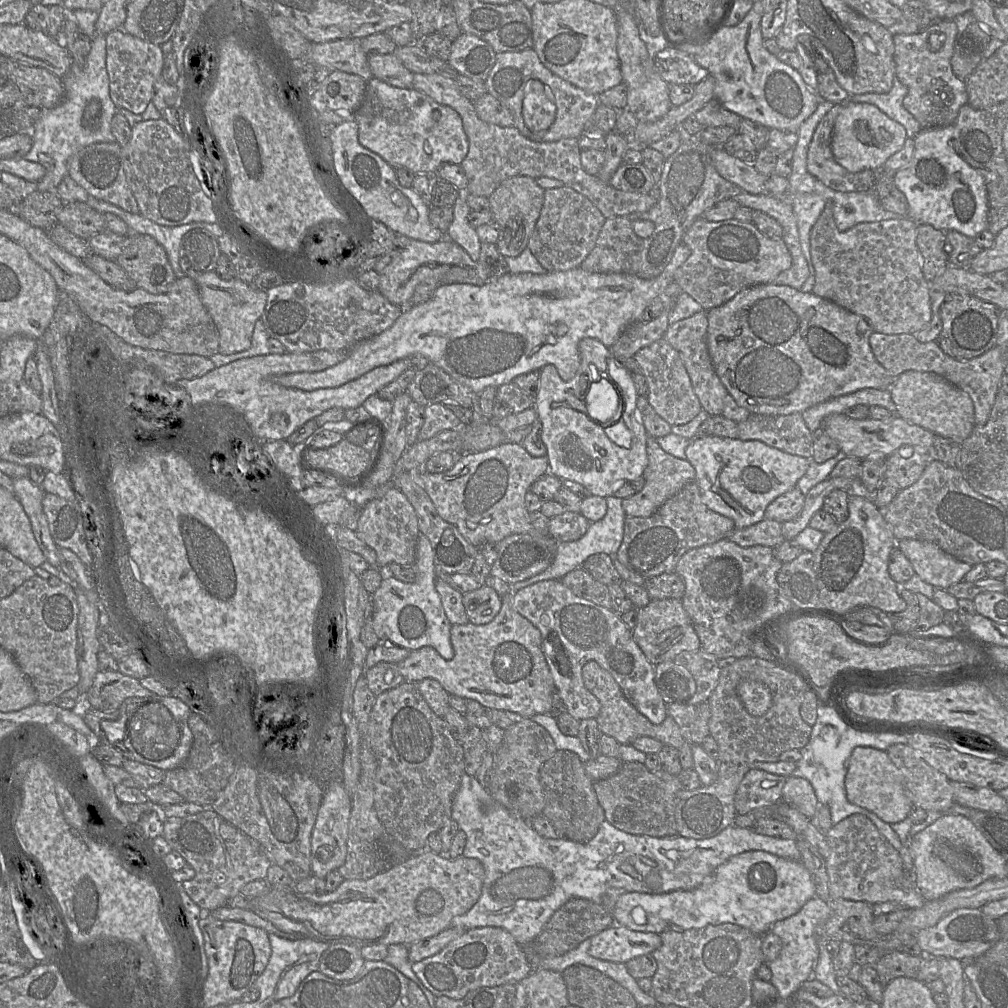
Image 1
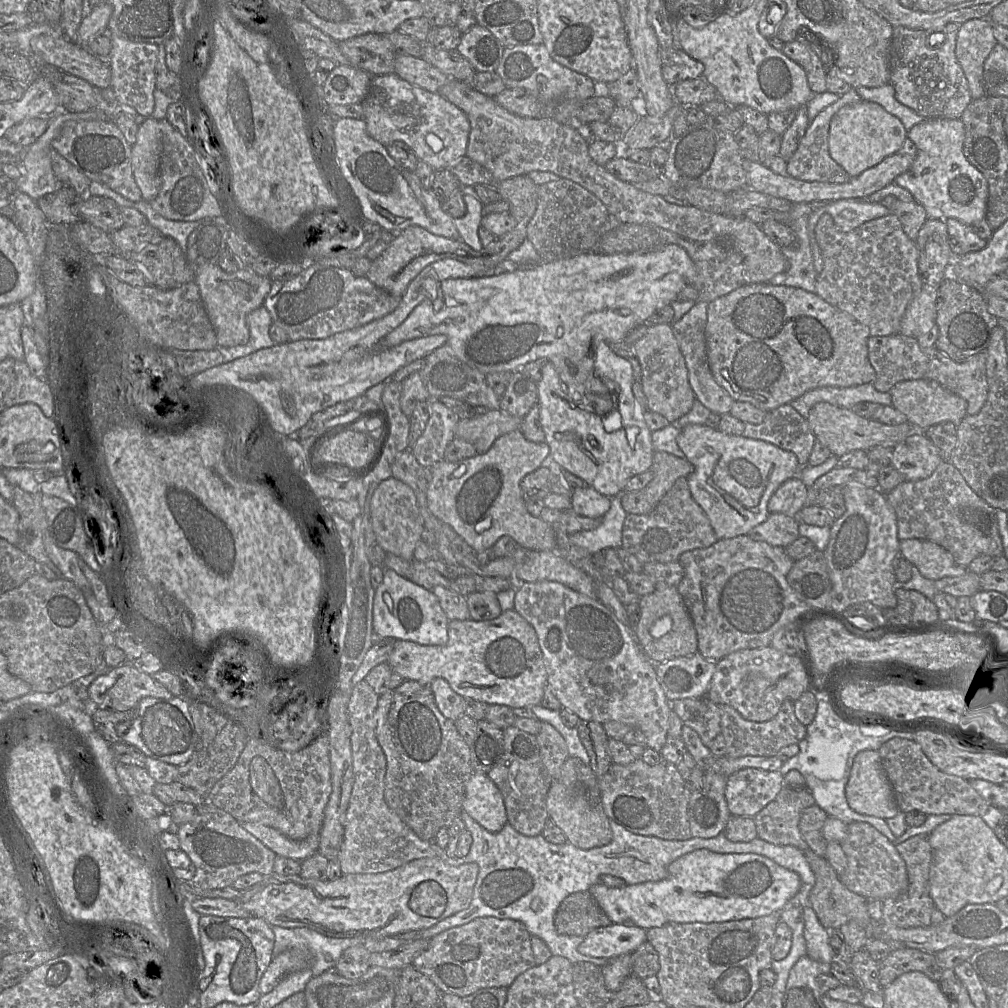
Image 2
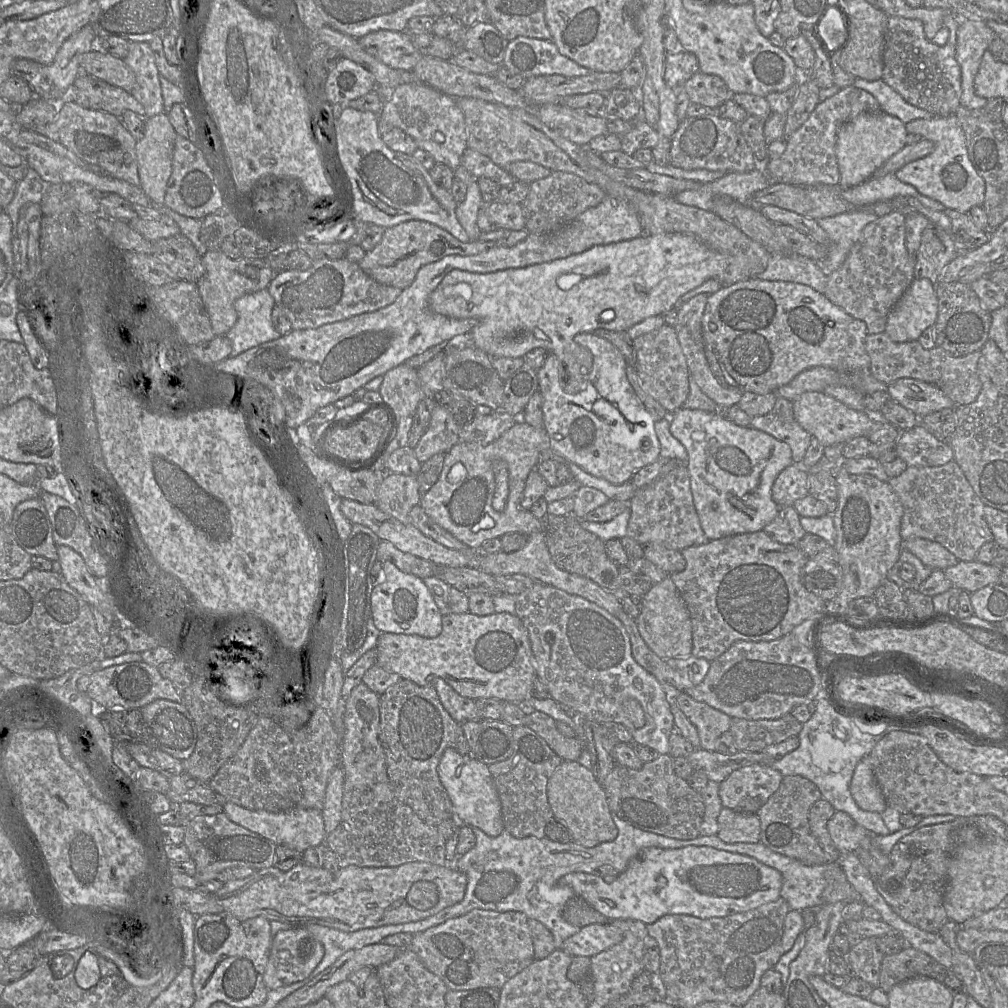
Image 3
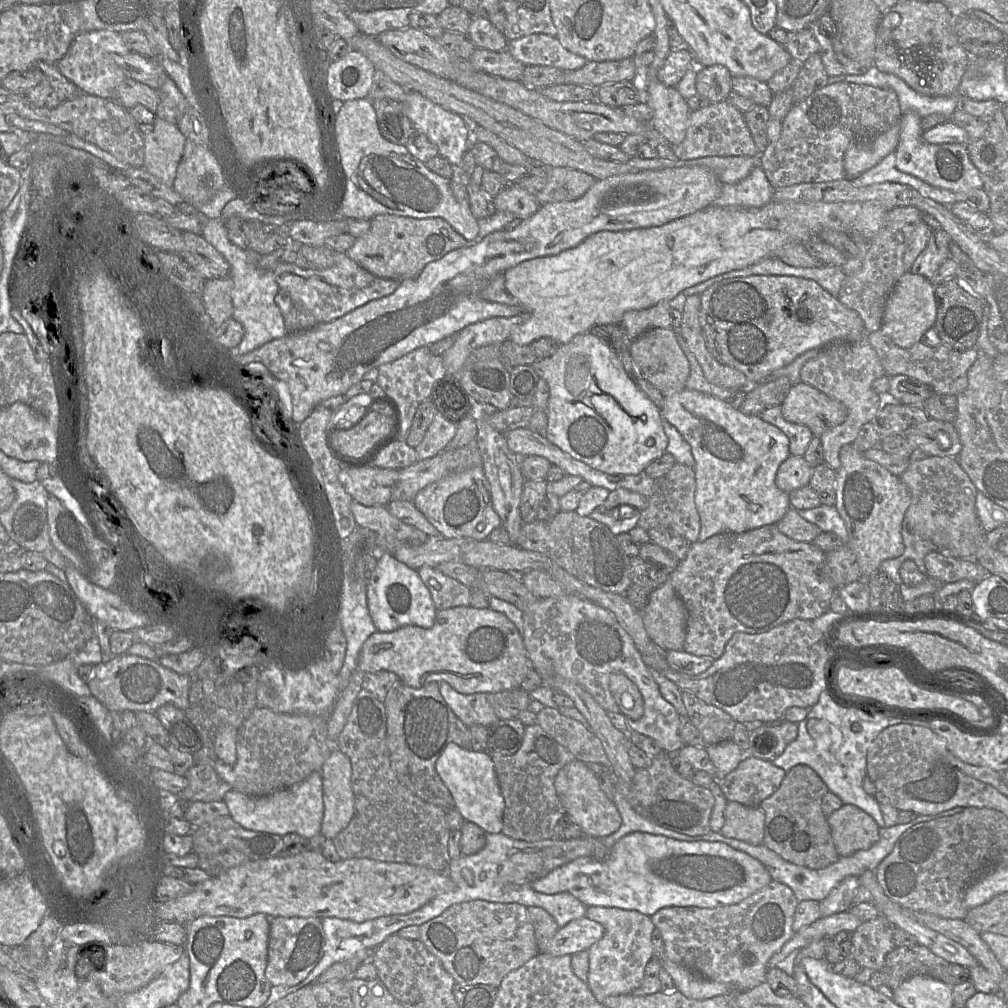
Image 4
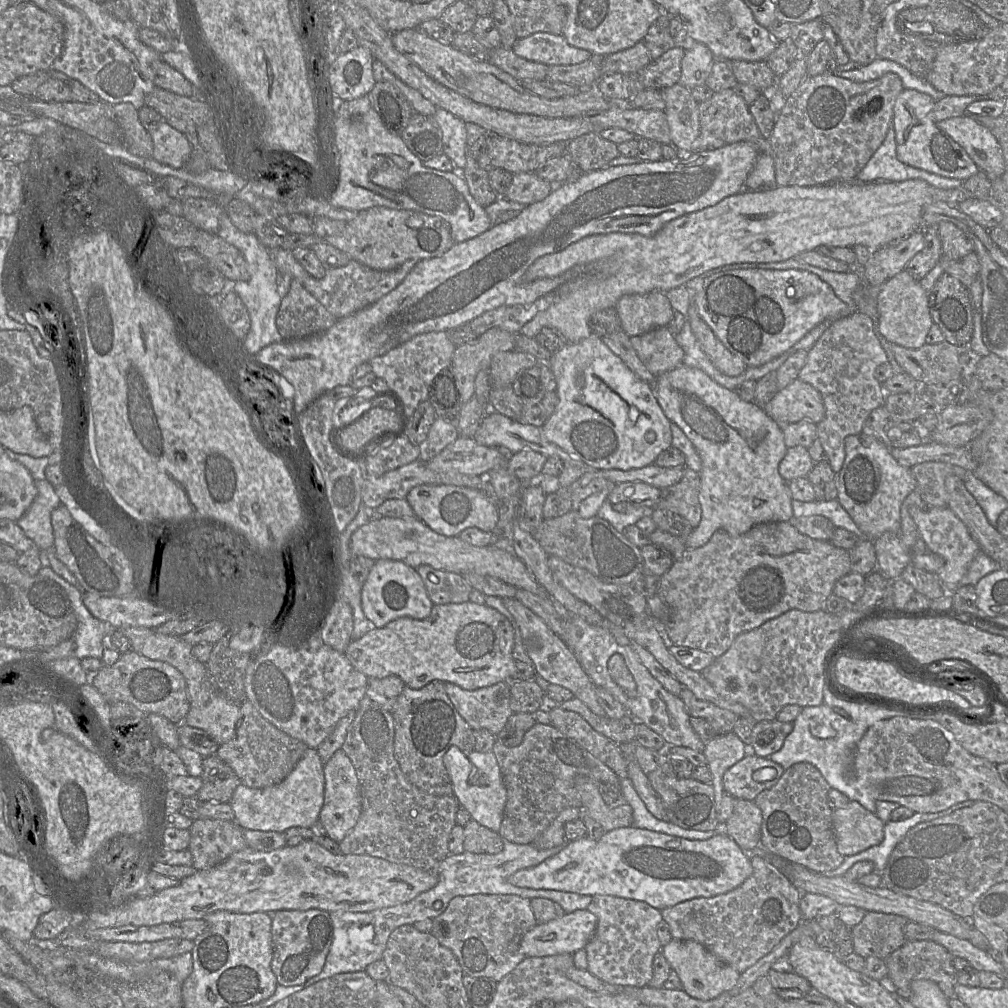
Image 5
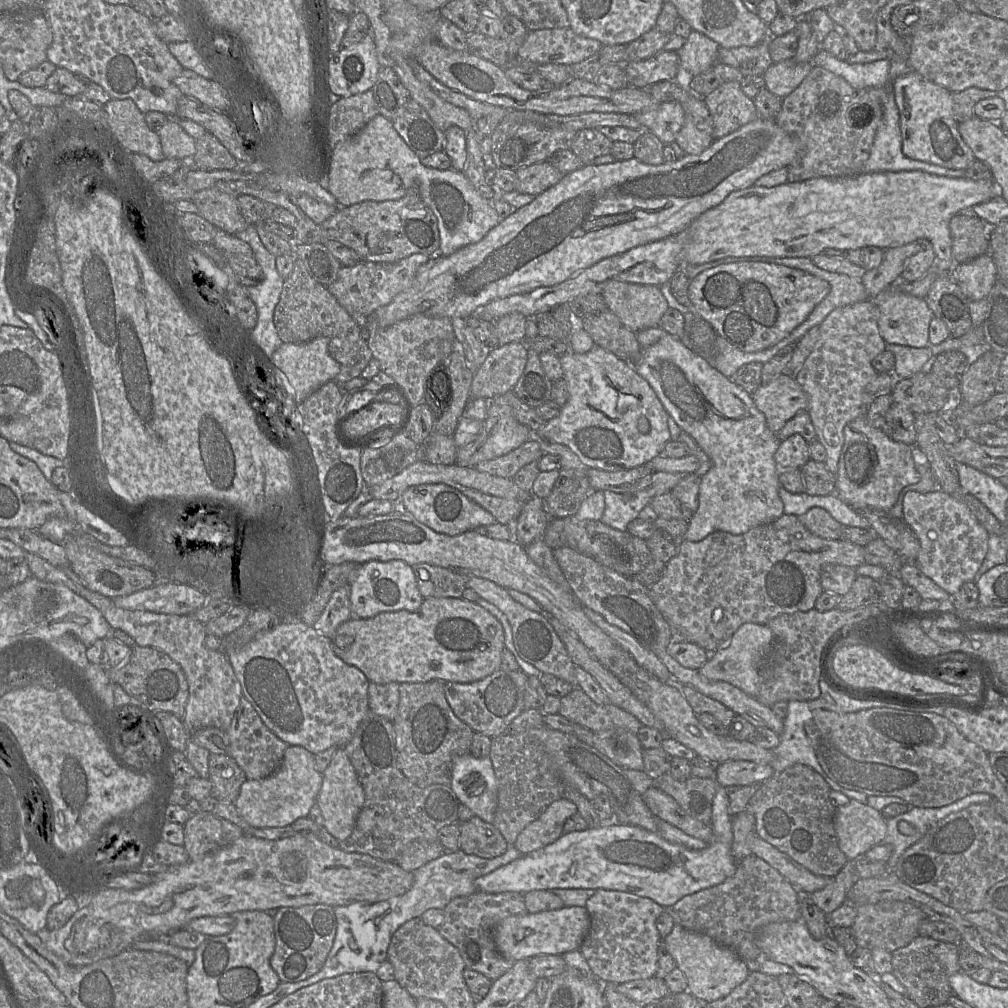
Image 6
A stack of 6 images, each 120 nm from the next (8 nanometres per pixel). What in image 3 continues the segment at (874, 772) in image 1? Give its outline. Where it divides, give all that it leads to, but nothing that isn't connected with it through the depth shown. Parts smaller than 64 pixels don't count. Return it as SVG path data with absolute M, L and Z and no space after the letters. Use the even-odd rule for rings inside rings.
M863 757L854 770L850 792L856 804L865 811L882 813L888 806L872 769L871 757Z

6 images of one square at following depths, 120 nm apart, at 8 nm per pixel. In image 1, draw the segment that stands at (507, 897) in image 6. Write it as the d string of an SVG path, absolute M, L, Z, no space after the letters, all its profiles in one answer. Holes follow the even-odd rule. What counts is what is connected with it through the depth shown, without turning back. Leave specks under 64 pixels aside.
M491 926L464 930L435 955L412 963L412 970L436 997L456 1000L480 987L517 984L533 971L522 946L514 937L503 928Z

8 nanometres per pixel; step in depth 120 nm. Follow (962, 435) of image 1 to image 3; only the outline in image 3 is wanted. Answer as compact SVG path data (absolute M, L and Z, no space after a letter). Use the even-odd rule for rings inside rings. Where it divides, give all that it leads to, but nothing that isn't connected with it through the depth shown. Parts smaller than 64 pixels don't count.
M899 379L887 385L887 393L891 401L910 410L920 419L928 414L956 407L939 388L916 379Z

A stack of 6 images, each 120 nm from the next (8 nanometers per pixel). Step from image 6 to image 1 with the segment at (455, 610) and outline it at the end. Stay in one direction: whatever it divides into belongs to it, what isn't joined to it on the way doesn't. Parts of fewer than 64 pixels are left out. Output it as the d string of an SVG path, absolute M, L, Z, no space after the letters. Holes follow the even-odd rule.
M512 588L511 592L501 597L501 609L491 622L483 625L468 622L451 626L450 641L454 651L451 660L445 660L430 646L411 651L405 660L396 664L404 682L418 683L423 679L435 679L449 695L475 700L490 709L515 712L523 718L549 714L555 686L542 650L541 633L513 608L514 592Z

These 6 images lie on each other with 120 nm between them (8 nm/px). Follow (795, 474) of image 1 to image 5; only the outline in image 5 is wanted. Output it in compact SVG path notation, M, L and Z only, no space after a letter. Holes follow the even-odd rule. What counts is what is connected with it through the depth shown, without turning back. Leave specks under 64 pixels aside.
M684 363L656 377L652 387L665 416L684 432L702 462L698 495L701 519L685 540L686 548L706 544L717 530L724 530L737 537L755 525L786 522L793 516L791 491L788 482L781 477L778 470L787 451L783 432L761 407L754 402L743 401L736 391L719 385L702 370L688 367Z

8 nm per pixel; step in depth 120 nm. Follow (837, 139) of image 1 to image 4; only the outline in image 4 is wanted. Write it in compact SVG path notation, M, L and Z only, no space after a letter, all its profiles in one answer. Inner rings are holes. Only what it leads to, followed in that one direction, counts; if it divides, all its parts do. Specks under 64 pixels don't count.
M899 122L870 142L852 143L845 152L843 165L846 177L854 179L896 151L900 137Z

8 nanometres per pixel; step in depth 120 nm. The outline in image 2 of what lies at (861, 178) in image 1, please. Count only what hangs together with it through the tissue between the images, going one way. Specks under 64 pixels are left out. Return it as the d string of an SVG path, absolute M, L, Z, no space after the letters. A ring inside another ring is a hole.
M850 88L845 94L833 104L820 111L810 122L808 128L801 139L799 146L792 157L787 161L787 174L794 178L804 181L818 181L828 183L845 183L851 179L851 176L837 164L829 153L828 136L832 117L844 106L858 103L863 99L854 88Z

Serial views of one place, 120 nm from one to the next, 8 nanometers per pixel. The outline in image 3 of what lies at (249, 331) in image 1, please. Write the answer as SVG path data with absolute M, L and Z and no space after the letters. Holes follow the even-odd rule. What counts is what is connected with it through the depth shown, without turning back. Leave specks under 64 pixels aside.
M220 249L207 250L202 255L204 275L197 281L199 293L209 314L215 336L224 336L237 321L235 301L250 293L268 288L275 272L266 258L228 258Z

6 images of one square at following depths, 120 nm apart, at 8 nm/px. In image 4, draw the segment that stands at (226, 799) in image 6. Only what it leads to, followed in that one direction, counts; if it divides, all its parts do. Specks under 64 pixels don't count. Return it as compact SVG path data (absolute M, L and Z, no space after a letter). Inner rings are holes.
M194 764L184 775L188 785L179 793L180 800L189 802L222 801L231 786L222 780L214 768L207 764Z

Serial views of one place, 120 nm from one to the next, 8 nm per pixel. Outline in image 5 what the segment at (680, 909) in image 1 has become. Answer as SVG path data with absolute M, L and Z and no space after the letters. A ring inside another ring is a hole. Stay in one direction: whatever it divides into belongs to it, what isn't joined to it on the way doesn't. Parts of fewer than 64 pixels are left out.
M630 826L608 831L599 840L585 836L566 842L556 855L534 867L518 870L507 880L517 887L558 890L590 896L610 895L643 901L661 911L693 898L712 897L729 892L741 885L752 873L750 855L725 832L718 832L707 840L688 840Z

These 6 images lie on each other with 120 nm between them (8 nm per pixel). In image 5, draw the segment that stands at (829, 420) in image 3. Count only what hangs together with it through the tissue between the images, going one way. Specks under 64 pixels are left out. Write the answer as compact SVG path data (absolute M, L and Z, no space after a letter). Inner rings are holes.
M798 378L782 390L778 390L763 410L779 426L793 424L803 419L818 424L825 417L821 394Z

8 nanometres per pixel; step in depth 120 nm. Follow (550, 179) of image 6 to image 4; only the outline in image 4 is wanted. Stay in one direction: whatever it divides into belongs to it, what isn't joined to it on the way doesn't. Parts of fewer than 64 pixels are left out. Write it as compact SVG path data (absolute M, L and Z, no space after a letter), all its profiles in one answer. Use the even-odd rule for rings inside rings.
M508 183L508 185L493 198L496 211L506 211L515 218L525 220L531 217L540 208L536 194Z

